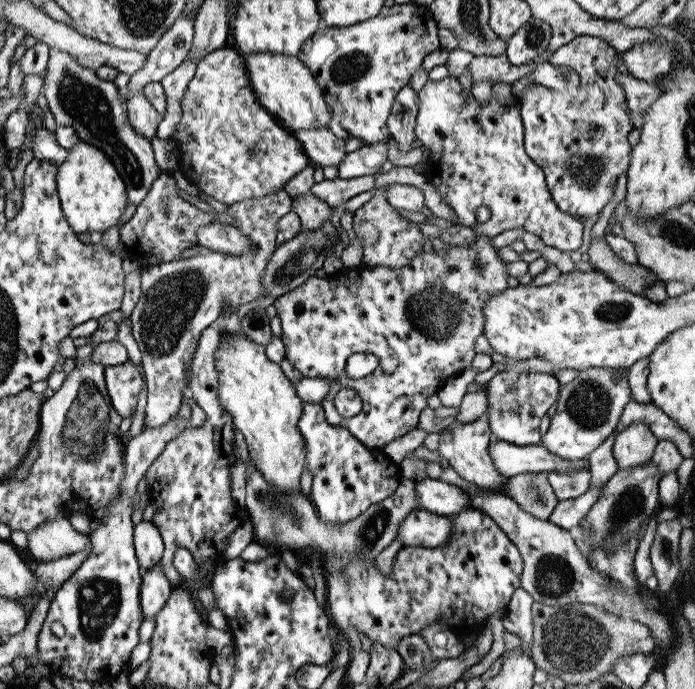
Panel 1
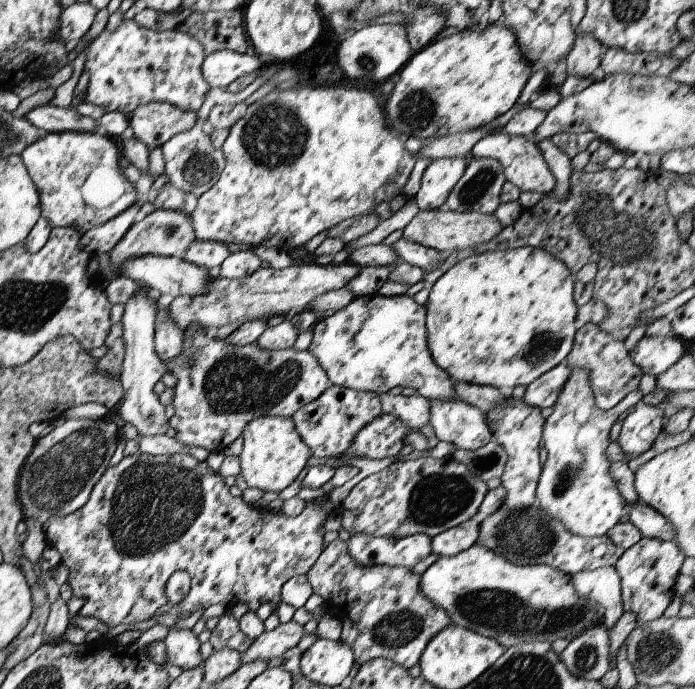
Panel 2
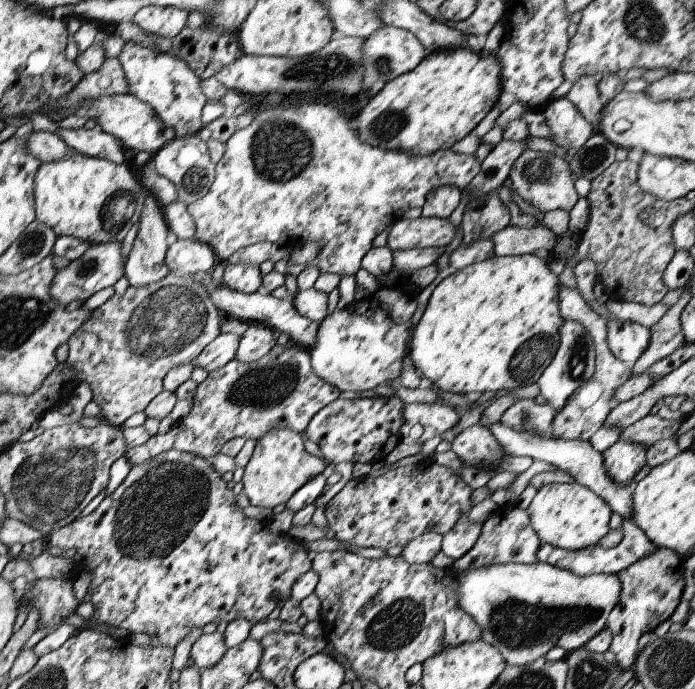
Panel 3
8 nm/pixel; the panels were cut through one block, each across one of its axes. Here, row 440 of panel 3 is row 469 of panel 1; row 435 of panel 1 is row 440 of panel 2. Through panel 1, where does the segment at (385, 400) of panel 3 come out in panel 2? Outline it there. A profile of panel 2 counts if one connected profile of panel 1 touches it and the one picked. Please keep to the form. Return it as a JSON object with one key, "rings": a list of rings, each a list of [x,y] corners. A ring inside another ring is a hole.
{"rings":[[[329,386],[313,402],[301,406],[291,416],[291,421],[313,458],[333,458],[340,457],[349,448],[358,430],[380,413],[378,396],[373,392]]]}

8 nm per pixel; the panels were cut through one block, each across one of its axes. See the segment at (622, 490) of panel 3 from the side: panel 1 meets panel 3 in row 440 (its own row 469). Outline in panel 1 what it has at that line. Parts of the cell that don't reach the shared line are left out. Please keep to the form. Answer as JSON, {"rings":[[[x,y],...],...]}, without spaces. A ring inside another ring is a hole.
{"rings":[[[497,440],[488,445],[488,456],[493,468],[505,478],[521,472],[564,472],[564,470],[588,469],[587,459],[569,461],[557,458],[541,444],[525,447],[514,446]]]}

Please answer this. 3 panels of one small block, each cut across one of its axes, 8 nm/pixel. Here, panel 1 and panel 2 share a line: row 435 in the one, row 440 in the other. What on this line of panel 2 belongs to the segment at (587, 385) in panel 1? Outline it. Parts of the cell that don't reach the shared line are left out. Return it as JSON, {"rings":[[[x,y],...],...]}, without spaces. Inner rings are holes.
{"rings":[[[570,368],[568,382],[558,395],[553,412],[544,420],[542,439],[547,451],[546,462],[535,490],[535,506],[559,520],[566,530],[579,537],[606,535],[626,513],[625,502],[610,476],[609,458],[605,450],[610,443],[610,431],[624,410],[641,401],[639,388],[628,392],[613,408],[601,411],[593,399],[588,373]]]}

